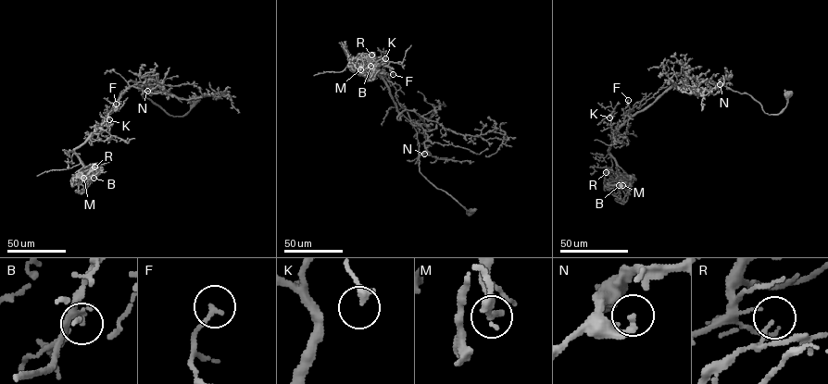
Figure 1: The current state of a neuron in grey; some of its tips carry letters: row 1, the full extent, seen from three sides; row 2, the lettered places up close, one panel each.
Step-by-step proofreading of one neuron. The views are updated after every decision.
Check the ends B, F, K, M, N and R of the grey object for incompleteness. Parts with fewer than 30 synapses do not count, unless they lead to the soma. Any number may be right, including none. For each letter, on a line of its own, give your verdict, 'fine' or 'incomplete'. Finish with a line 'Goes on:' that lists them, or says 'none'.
B: fine
F: fine
K: fine
M: fine
N: fine
R: fine
Goes on: none

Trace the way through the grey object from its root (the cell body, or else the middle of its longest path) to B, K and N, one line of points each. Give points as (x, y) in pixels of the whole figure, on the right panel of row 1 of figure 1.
B: (788, 94), (769, 115), (721, 83), (678, 80), (615, 134), (617, 172), (604, 185), (619, 185)
K: (788, 94), (786, 105), (769, 115), (747, 93), (706, 79), (682, 79), (617, 130), (611, 129), (609, 117)
N: (788, 94), (786, 105), (779, 114), (769, 115), (749, 94), (720, 84)

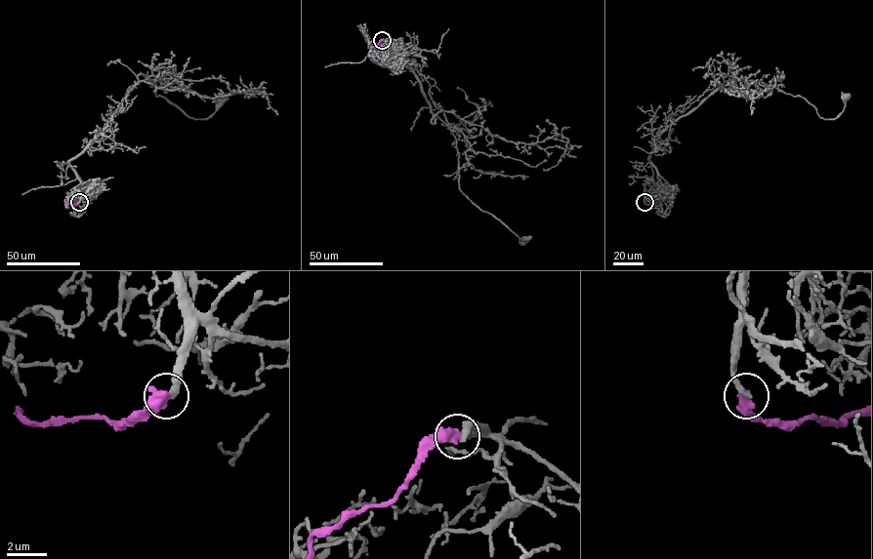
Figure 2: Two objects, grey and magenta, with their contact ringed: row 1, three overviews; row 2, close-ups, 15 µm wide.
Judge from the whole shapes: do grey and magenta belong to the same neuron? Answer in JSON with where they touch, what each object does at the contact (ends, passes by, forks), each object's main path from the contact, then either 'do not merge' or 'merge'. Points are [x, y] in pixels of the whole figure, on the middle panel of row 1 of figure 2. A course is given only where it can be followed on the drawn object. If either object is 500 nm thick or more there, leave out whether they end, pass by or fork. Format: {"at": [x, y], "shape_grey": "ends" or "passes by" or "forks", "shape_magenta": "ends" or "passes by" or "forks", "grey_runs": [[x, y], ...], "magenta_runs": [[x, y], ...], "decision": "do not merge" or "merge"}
{"at": [382, 40], "grey_runs": [[383, 40], [384, 53], [372, 46], [383, 44], [404, 58], [431, 111], [450, 129], [460, 190], [522, 241]], "magenta_runs": [[382, 40], [369, 52], [377, 61]], "decision": "do not merge"}

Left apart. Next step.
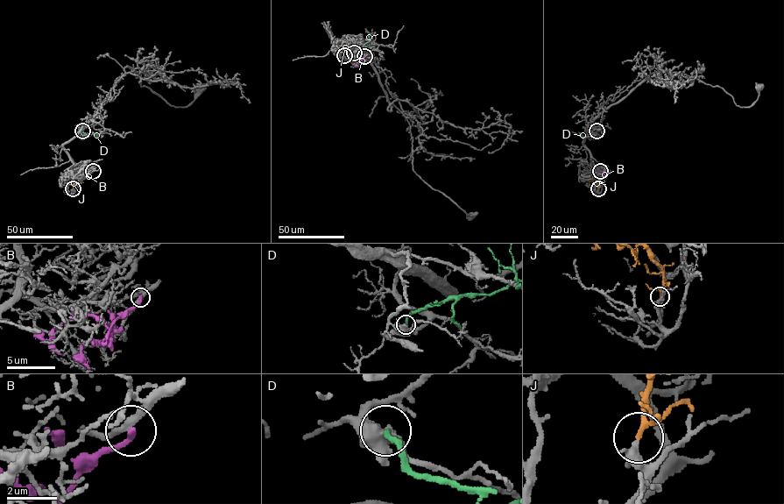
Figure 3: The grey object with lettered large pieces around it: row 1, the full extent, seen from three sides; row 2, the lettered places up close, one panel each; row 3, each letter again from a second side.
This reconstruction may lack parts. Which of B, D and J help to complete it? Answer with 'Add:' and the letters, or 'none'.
Add: J

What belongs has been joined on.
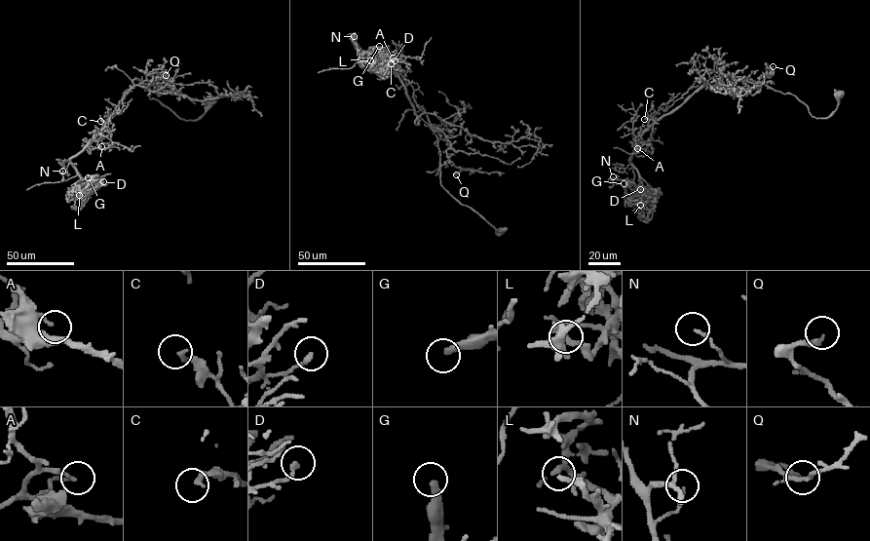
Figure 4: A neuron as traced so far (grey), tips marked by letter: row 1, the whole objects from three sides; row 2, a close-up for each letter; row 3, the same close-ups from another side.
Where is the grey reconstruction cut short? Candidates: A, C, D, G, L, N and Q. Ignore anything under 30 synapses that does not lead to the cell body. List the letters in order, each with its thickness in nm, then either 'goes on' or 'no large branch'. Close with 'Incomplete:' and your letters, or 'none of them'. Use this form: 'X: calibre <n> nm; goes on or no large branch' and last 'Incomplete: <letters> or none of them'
A: calibre 130 nm; no large branch
C: calibre 200 nm; no large branch
D: calibre 150 nm; no large branch
G: calibre 280 nm; goes on
L: calibre 220 nm; no large branch
N: calibre 100 nm; no large branch
Q: calibre 240 nm; no large branch
Incomplete: G

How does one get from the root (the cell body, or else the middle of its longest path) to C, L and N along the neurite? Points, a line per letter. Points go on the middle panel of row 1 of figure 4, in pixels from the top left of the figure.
C: (499, 232), (471, 208), (460, 204), (441, 185), (437, 136), (415, 113), (395, 70), (397, 67), (391, 63)
L: (499, 232), (441, 185), (434, 133), (415, 113), (396, 70), (383, 58), (361, 53), (370, 60)
N: (499, 232), (441, 185), (434, 133), (415, 113), (396, 70), (377, 56), (358, 55), (354, 36)

